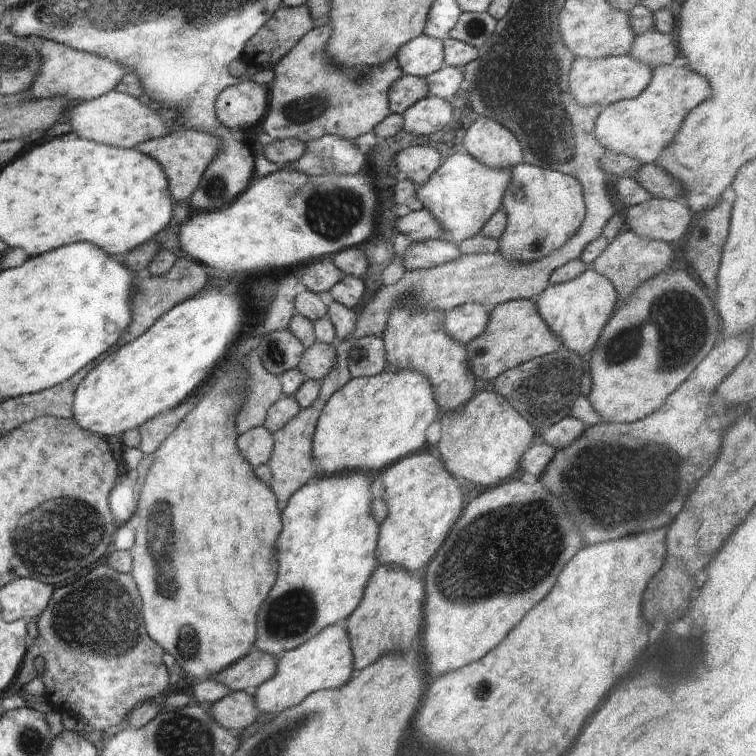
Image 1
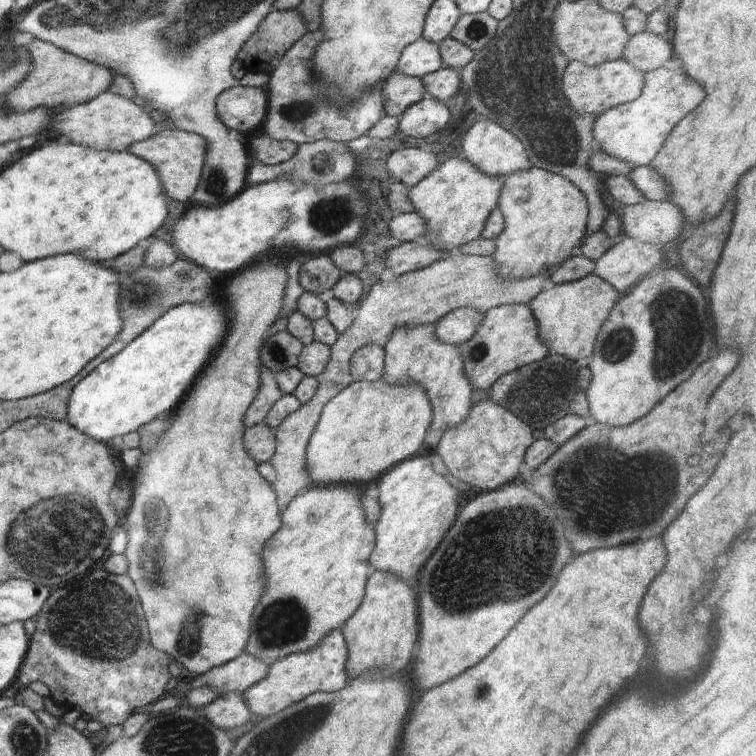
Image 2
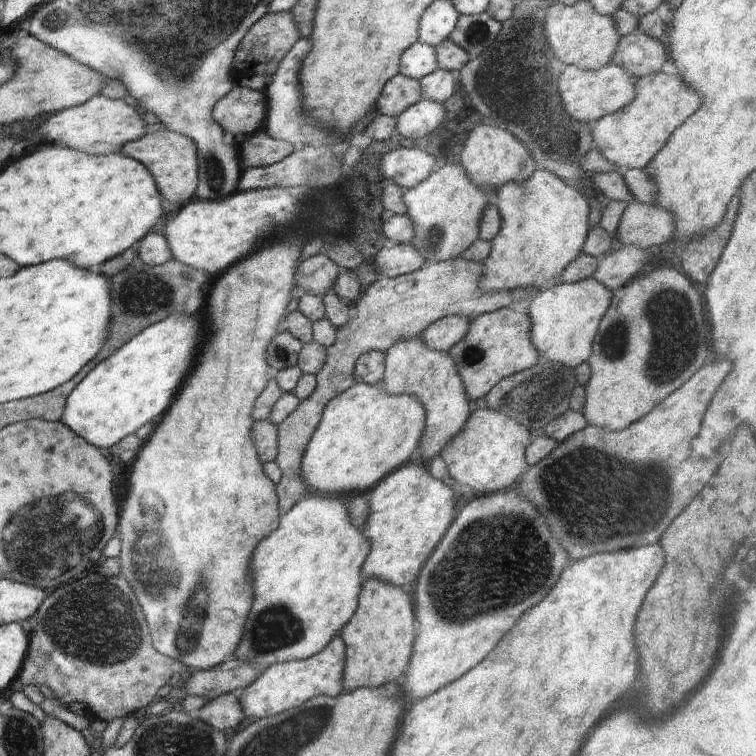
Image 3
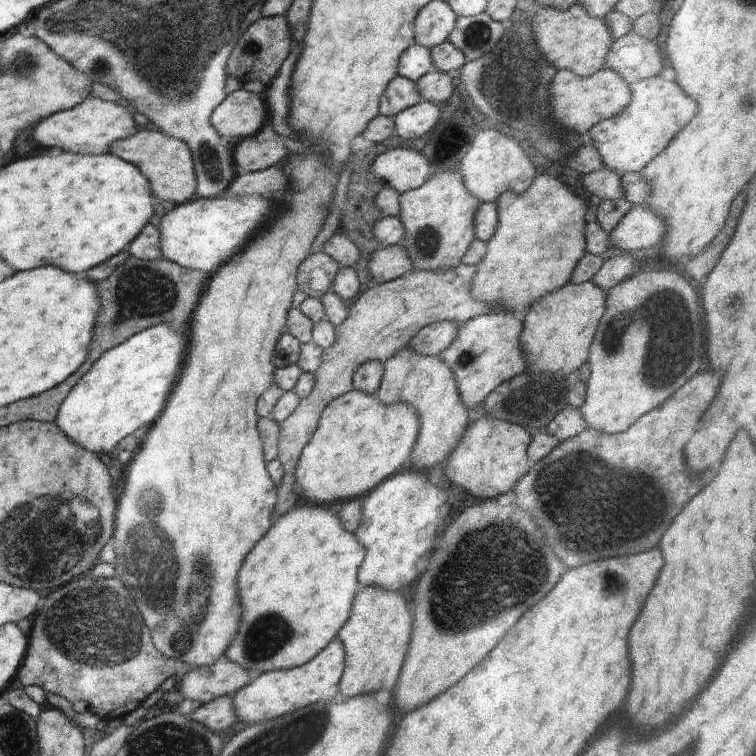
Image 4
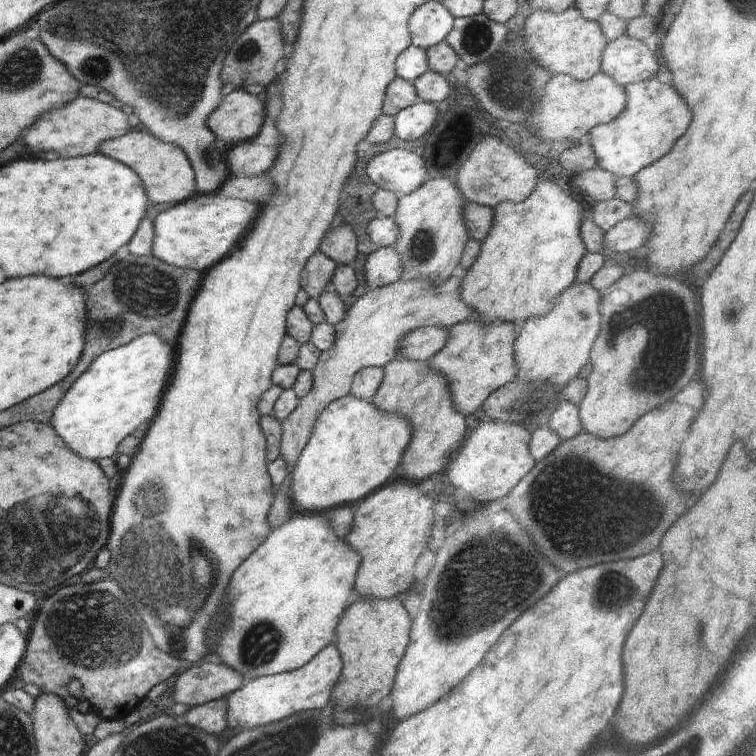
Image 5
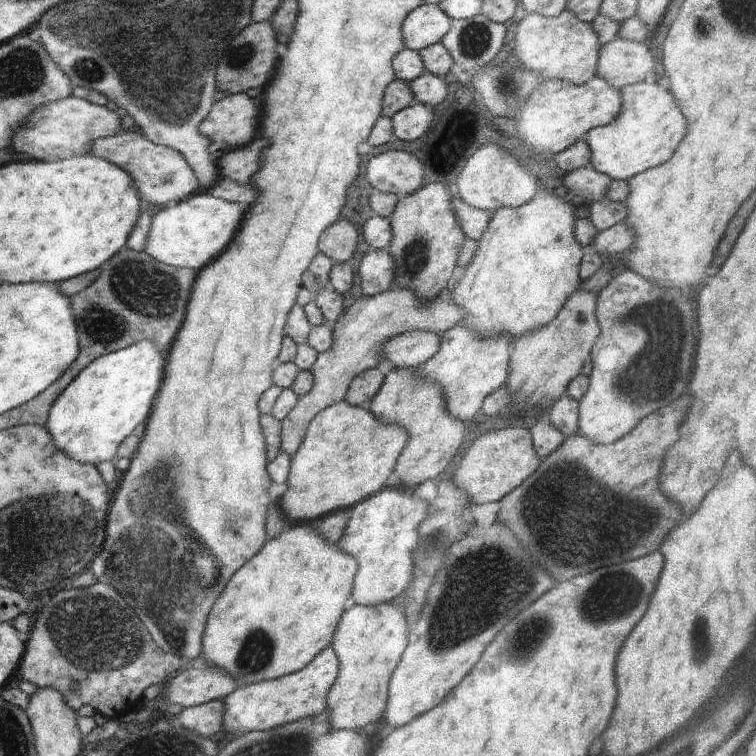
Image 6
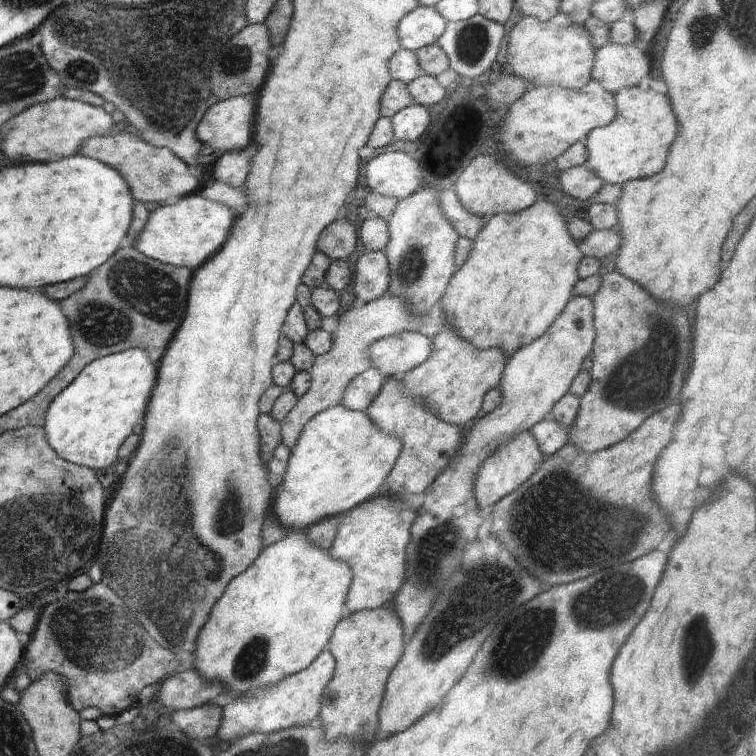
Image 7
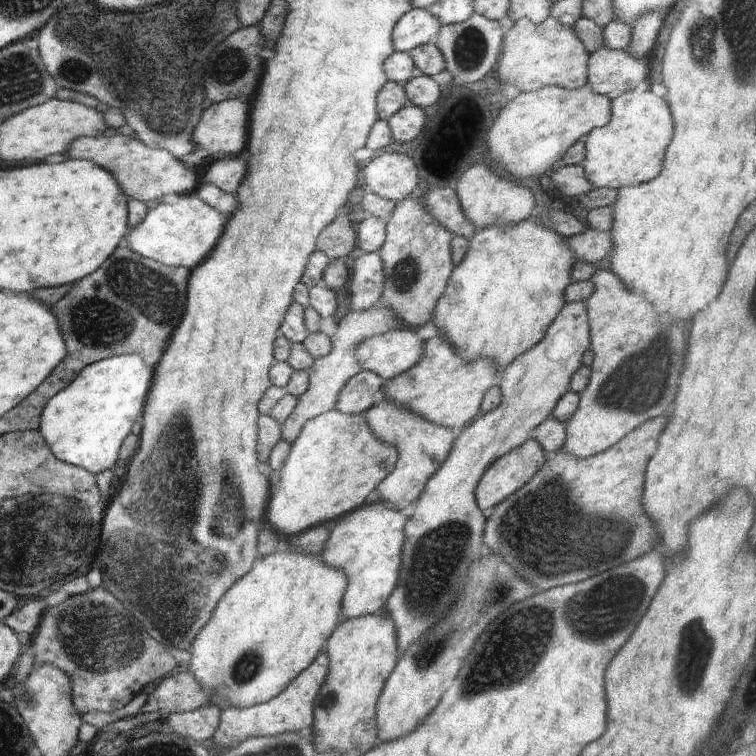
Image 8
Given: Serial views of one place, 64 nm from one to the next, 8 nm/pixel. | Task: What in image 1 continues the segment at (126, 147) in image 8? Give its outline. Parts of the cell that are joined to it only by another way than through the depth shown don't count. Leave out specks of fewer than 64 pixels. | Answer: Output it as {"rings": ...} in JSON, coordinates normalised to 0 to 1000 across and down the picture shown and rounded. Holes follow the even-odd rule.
{"rings":[[[233,165],[225,171],[220,180],[188,188],[188,190],[180,193],[180,198],[204,209],[214,220],[214,225],[217,225],[222,237],[228,265],[241,267],[241,265],[249,266],[257,257],[270,225],[275,222],[275,217],[280,214],[280,209],[291,198],[291,185],[280,177],[270,177],[270,175],[259,175],[259,172],[246,167],[237,168]]]}

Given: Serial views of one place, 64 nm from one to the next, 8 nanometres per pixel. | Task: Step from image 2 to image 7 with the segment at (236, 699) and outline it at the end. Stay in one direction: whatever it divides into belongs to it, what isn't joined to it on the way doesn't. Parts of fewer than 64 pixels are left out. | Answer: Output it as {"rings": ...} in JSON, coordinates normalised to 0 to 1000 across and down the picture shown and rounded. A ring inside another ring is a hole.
{"rings":[[[272,930],[251,939],[229,940],[225,952],[251,976],[267,979],[287,971],[294,947],[291,935]]]}

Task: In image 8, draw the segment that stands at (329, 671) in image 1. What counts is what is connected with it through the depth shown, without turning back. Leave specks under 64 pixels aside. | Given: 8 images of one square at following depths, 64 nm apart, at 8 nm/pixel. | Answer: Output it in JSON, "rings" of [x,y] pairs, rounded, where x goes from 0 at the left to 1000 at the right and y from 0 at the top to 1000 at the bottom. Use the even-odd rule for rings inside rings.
{"rings":[[[429,857],[415,876],[403,884],[368,921],[358,923],[354,929],[337,931],[328,937],[310,937],[300,934],[292,938],[291,955],[283,974],[283,983],[292,989],[310,989],[327,976],[343,974],[368,974],[382,968],[399,968],[402,963],[413,962],[415,956],[414,938],[415,926],[421,921],[426,905],[434,894],[434,866]]]}

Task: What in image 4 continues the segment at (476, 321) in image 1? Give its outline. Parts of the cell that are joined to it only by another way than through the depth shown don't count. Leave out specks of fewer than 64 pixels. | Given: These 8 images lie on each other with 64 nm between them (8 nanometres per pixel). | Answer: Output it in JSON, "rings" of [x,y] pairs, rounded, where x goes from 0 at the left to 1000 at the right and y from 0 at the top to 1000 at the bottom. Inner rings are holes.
{"rings":[[[575,426],[553,437],[550,444],[540,452],[538,459],[545,460],[556,471],[571,471],[577,474],[587,466],[598,450],[606,442],[606,431],[602,426]]]}

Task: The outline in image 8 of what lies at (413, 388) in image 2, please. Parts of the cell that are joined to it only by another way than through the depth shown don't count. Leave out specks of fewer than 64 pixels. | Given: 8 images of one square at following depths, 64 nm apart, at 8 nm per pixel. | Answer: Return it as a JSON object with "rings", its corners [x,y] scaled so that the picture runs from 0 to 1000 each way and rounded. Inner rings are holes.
{"rings":[[[443,540],[422,548],[385,586],[372,631],[360,642],[349,685],[365,704],[381,709],[448,688],[483,667],[489,651],[521,622],[525,606],[524,593],[500,582],[479,549],[455,548]],[[466,563],[471,563],[471,571],[466,571]]]}

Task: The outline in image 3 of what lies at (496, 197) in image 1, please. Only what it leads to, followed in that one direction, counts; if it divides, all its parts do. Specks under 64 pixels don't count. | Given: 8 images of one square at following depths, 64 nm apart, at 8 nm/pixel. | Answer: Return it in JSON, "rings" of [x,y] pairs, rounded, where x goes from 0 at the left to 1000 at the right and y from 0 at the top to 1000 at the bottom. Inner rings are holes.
{"rings":[[[583,217],[553,246],[538,250],[533,259],[537,286],[548,296],[548,315],[542,323],[553,331],[562,348],[590,347],[611,339],[634,315],[632,299],[647,269],[655,266],[656,255],[632,249],[616,225],[607,217]]]}

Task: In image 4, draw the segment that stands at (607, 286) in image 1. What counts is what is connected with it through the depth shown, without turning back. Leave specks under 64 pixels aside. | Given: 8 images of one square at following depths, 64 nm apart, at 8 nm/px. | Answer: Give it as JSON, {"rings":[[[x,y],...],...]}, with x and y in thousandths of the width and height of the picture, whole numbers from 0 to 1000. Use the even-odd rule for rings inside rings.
{"rings":[[[782,370],[754,373],[706,399],[690,419],[693,434],[688,442],[688,455],[698,479],[694,492],[728,492],[741,500],[758,503],[770,481],[779,475],[779,463],[799,413],[802,388]]]}

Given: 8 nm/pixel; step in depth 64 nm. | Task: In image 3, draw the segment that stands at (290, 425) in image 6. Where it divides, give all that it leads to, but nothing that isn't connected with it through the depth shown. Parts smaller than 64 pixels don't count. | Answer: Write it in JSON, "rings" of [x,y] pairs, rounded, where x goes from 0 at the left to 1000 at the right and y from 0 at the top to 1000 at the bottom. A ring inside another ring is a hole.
{"rings":[[[606,339],[606,341],[595,341],[595,344],[590,344],[590,347],[561,348],[556,354],[553,354],[553,357],[525,365],[524,368],[500,368],[499,372],[495,372],[492,376],[489,376],[489,378],[487,378],[487,381],[483,381],[479,385],[479,392],[476,392],[475,397],[472,397],[474,399],[471,399],[468,406],[464,407],[466,418],[463,423],[460,423],[458,429],[452,430],[450,434],[446,435],[444,452],[442,452],[439,458],[433,459],[433,468],[431,476],[429,476],[429,484],[423,487],[423,492],[421,492],[421,495],[417,495],[419,508],[415,519],[413,519],[413,521],[410,521],[407,526],[403,526],[401,530],[398,530],[397,534],[392,538],[392,542],[388,542],[386,548],[378,550],[378,553],[376,553],[376,556],[373,556],[369,562],[366,562],[368,601],[362,610],[368,614],[370,619],[372,631],[364,642],[364,647],[369,661],[369,676],[372,681],[378,680],[381,675],[384,675],[384,672],[386,672],[386,669],[389,669],[389,667],[392,667],[392,664],[397,661],[397,659],[402,659],[402,656],[399,656],[399,651],[402,651],[402,653],[410,653],[407,644],[405,643],[405,638],[399,635],[399,627],[397,627],[397,614],[399,611],[399,603],[402,601],[405,589],[407,587],[410,578],[415,574],[415,570],[418,569],[418,565],[423,558],[425,548],[426,545],[429,545],[429,538],[431,537],[431,533],[434,533],[438,526],[442,526],[443,524],[452,521],[452,519],[455,519],[456,516],[460,516],[460,513],[463,513],[463,509],[467,508],[467,495],[470,485],[468,481],[471,481],[471,476],[474,476],[474,474],[476,474],[479,468],[484,468],[484,466],[492,466],[492,463],[497,463],[497,466],[505,466],[505,468],[511,468],[511,466],[513,466],[513,460],[516,460],[516,458],[521,458],[521,455],[524,455],[526,450],[534,450],[534,447],[540,450],[540,447],[548,447],[548,444],[553,444],[553,442],[563,437],[563,434],[566,434],[566,431],[569,431],[573,426],[577,426],[579,422],[587,421],[589,418],[598,418],[598,415],[603,418],[603,415],[606,415],[606,418],[614,418],[614,421],[624,423],[632,421],[632,418],[635,418],[636,415],[647,414],[664,406],[671,406],[673,402],[677,402],[677,399],[688,399],[694,393],[698,393],[705,384],[712,384],[705,381],[696,381],[696,384],[690,384],[690,381],[685,381],[685,384],[672,384],[672,386],[669,386],[669,384],[661,384],[661,386],[653,386],[653,389],[643,389],[643,386],[640,386],[640,384],[635,381],[635,370],[638,370],[638,357],[640,357],[639,347],[627,347],[627,344],[616,344],[615,341]]]}

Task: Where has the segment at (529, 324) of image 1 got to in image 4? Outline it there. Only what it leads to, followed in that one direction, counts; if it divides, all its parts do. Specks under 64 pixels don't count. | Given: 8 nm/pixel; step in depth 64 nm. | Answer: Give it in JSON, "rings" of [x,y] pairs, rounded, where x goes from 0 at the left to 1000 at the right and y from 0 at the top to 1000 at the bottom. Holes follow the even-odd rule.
{"rings":[[[648,413],[628,418],[606,431],[606,442],[598,455],[581,468],[581,475],[598,489],[603,516],[616,542],[635,534],[664,505],[694,492],[698,479],[688,455],[693,427],[689,417],[679,413]]]}

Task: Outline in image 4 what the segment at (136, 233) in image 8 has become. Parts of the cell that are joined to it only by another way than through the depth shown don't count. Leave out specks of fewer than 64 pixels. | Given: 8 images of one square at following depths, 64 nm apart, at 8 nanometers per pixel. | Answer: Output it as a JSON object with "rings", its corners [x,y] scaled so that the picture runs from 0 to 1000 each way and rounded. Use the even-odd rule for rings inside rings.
{"rings":[[[304,255],[288,262],[258,261],[218,283],[209,300],[214,341],[241,354],[278,362],[296,352],[312,333],[317,333],[333,310],[347,302],[362,286],[362,272],[370,272],[373,262],[362,270],[352,259],[312,259]]]}

